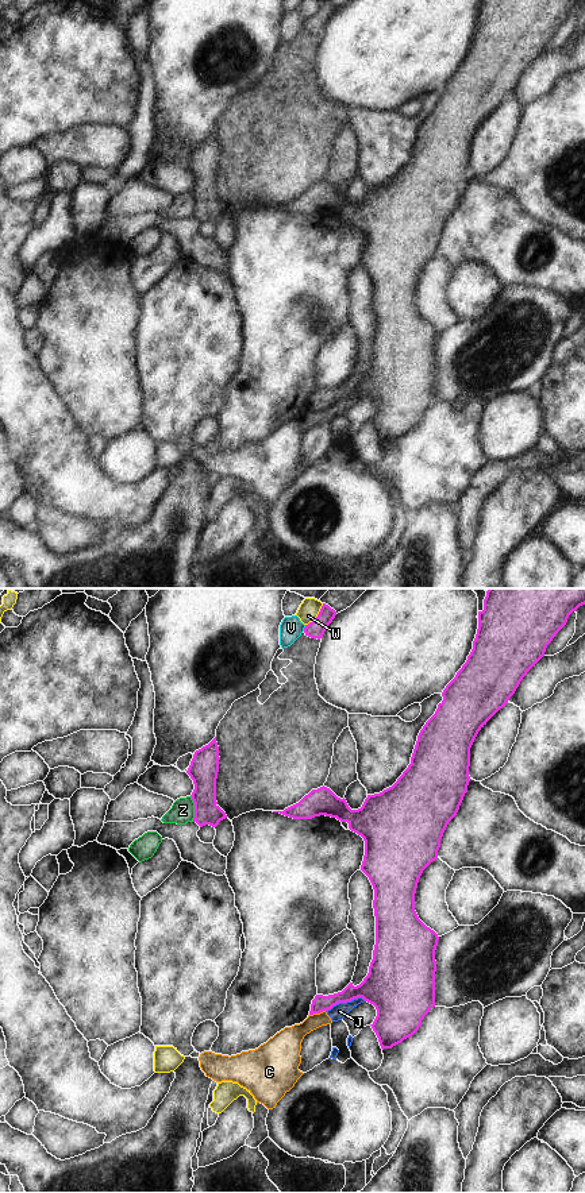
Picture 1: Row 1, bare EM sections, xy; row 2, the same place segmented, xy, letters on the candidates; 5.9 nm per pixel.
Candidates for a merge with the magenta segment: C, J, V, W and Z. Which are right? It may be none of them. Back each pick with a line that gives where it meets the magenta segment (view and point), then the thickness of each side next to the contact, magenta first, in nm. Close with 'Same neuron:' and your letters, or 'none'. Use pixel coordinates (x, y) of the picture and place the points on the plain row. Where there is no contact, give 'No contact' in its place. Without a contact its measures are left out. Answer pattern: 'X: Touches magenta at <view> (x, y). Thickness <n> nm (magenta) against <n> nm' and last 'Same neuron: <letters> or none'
Same neuron: none

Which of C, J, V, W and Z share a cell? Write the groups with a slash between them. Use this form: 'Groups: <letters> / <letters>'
Groups: C J / V Z / W

